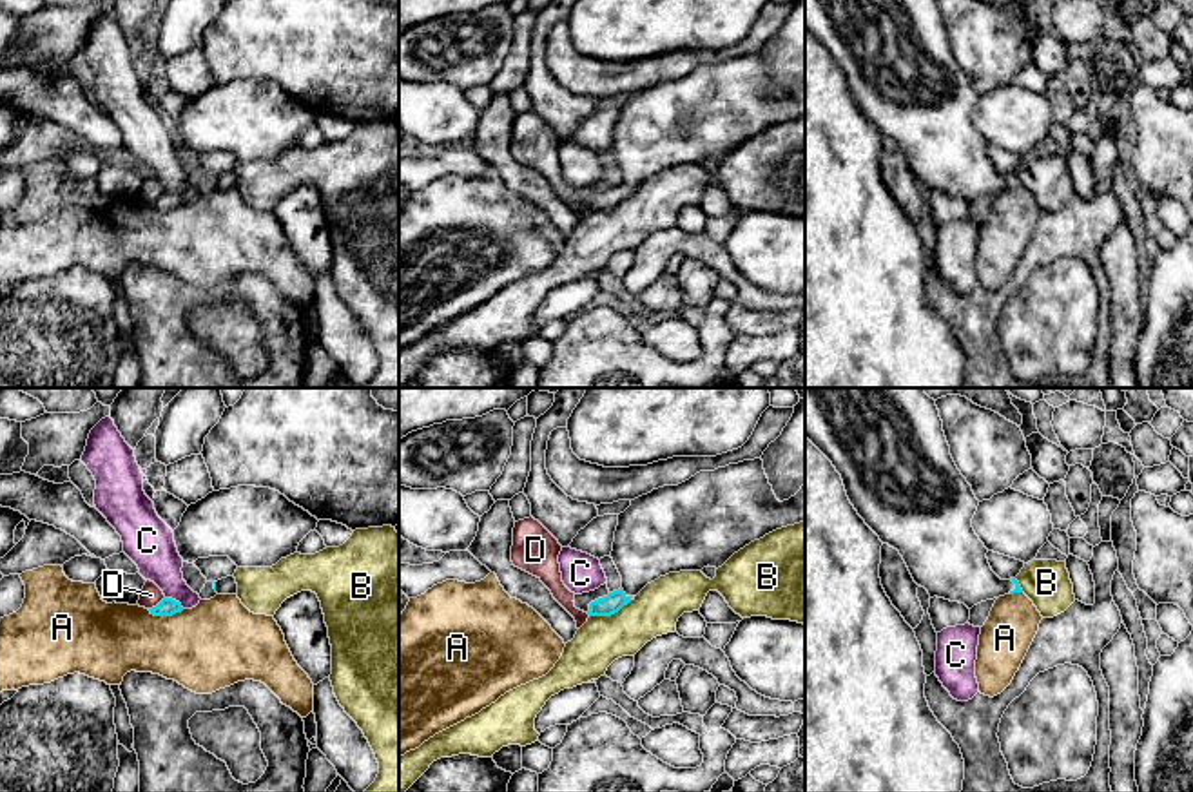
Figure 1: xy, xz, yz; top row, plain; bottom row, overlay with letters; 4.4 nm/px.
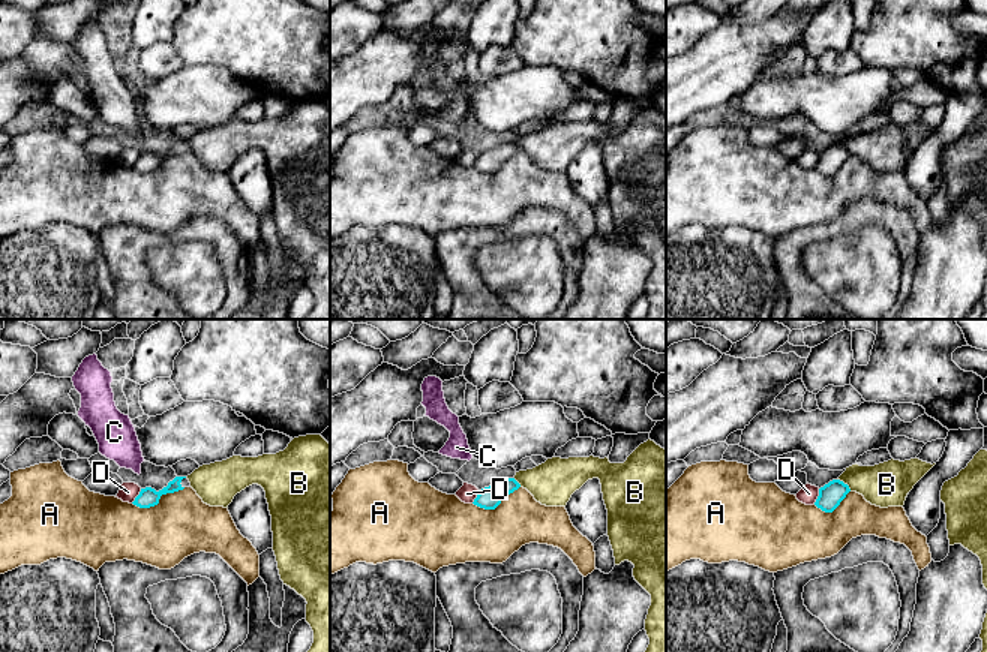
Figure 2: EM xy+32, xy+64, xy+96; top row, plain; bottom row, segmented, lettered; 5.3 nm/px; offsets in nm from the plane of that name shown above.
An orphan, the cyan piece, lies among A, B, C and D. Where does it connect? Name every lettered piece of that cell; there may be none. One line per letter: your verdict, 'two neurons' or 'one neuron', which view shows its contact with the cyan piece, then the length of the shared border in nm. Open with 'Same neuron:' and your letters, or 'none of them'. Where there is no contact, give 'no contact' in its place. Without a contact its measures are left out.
Same neuron: none of them
A: two neurons | xy | 170 nm
B: two neurons | xz | 200 nm
C: two neurons | xy | 100 nm
D: two neurons | xy | 90 nm

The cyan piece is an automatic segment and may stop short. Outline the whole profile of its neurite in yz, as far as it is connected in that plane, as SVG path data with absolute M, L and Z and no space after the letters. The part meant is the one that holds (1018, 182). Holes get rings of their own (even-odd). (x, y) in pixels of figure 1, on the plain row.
M805 0L805 31L841 69L858 109L883 138L899 145L914 176L925 181L930 192L959 196L972 203L1008 187L1023 187L1015 172L1001 174L988 158L988 143L972 121L979 94L950 49L937 0Z

